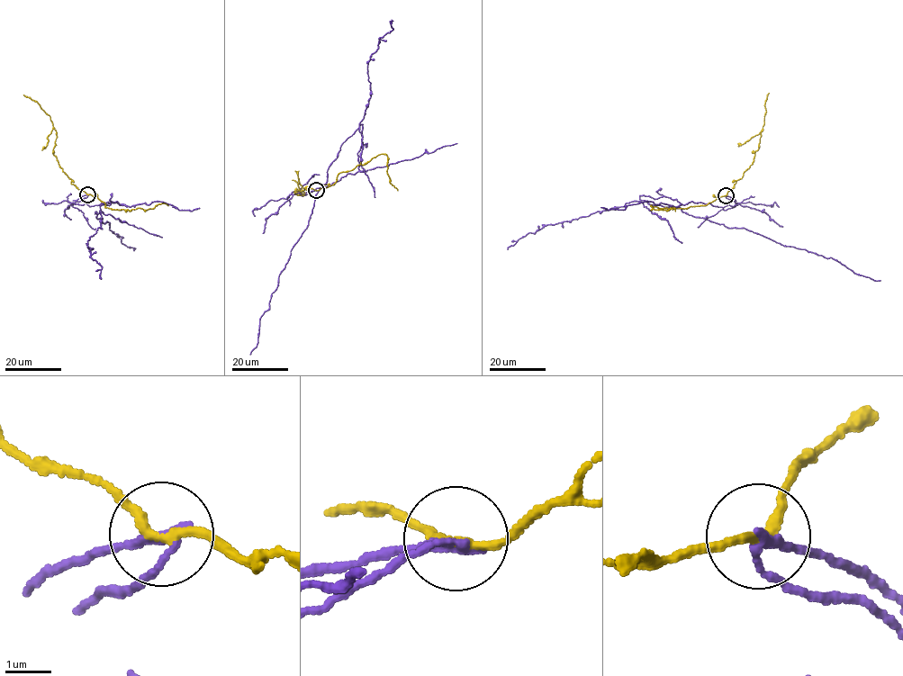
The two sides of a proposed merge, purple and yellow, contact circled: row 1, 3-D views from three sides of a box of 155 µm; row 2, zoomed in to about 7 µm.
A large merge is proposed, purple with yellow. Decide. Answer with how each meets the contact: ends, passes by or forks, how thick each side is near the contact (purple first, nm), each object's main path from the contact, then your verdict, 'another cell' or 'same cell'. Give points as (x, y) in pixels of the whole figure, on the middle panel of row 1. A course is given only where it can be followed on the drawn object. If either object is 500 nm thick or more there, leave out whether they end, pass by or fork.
purple passes by | yellow passes by | 190/200 nm | purple via (316, 190), (296, 193), (359, 170), (362, 125), (329, 167), (250, 355) | yellow via (316, 190), (333, 184), (339, 173), (367, 163), (380, 154), (387, 157), (387, 174), (397, 191) | another cell

